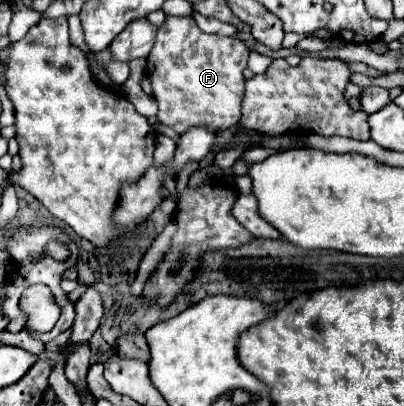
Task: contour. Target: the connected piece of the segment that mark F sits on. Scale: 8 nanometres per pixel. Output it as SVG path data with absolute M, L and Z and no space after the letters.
M166 16L156 32L154 48L148 54L148 78L158 102L158 120L178 134L202 126L212 132L236 128L244 98L244 68L248 46L234 36L204 34L194 18Z

